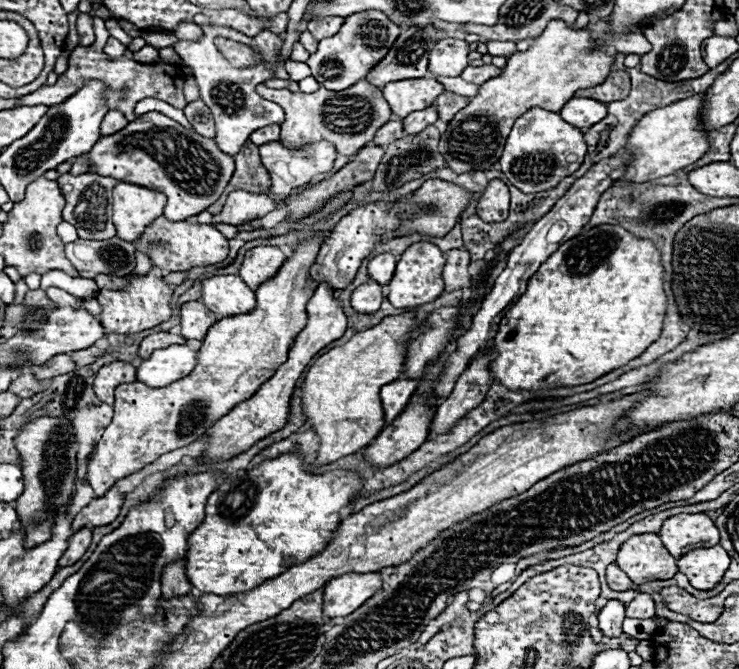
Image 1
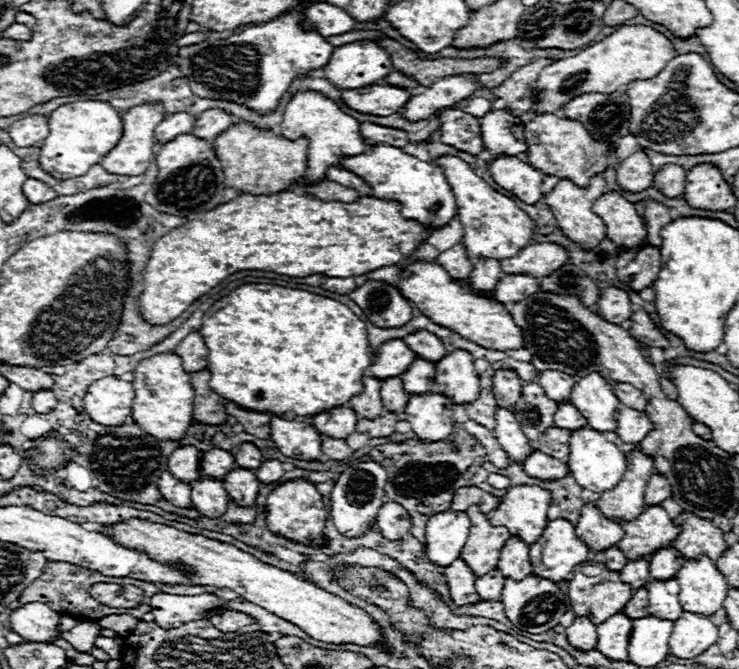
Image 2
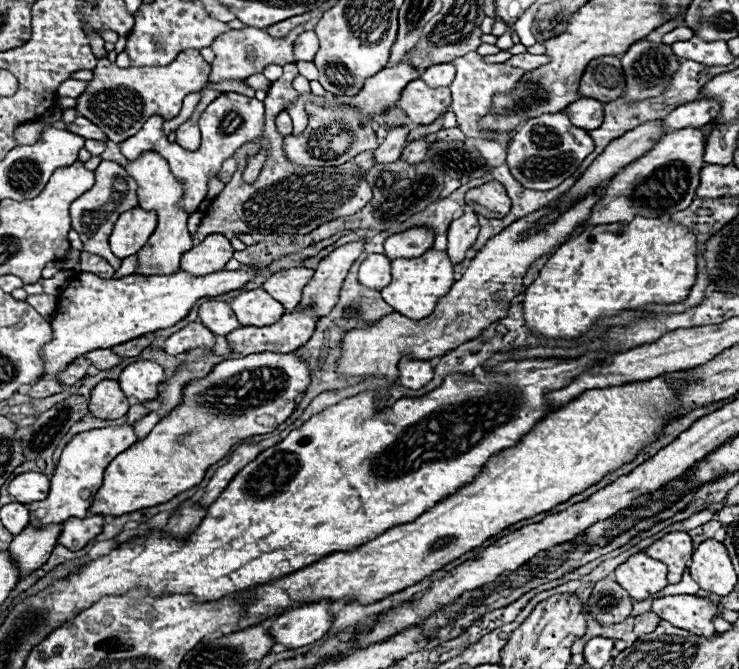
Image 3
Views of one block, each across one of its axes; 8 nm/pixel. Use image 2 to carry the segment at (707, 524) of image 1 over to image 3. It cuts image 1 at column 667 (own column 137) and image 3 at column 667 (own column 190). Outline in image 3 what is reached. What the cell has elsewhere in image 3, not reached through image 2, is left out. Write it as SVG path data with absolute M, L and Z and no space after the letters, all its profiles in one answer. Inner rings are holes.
M670 532L656 540L646 554L668 566L668 584L678 584L692 558L692 540L688 532Z

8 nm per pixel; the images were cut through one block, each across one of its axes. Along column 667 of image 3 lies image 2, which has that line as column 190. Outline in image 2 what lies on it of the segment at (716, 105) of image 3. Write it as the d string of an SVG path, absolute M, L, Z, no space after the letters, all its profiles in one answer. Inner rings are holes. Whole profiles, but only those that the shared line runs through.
M178 112L172 116L166 116L162 120L162 124L158 124L154 138L158 144L168 144L170 140L174 140L180 134L188 134L194 126L194 116L186 114L186 112Z

